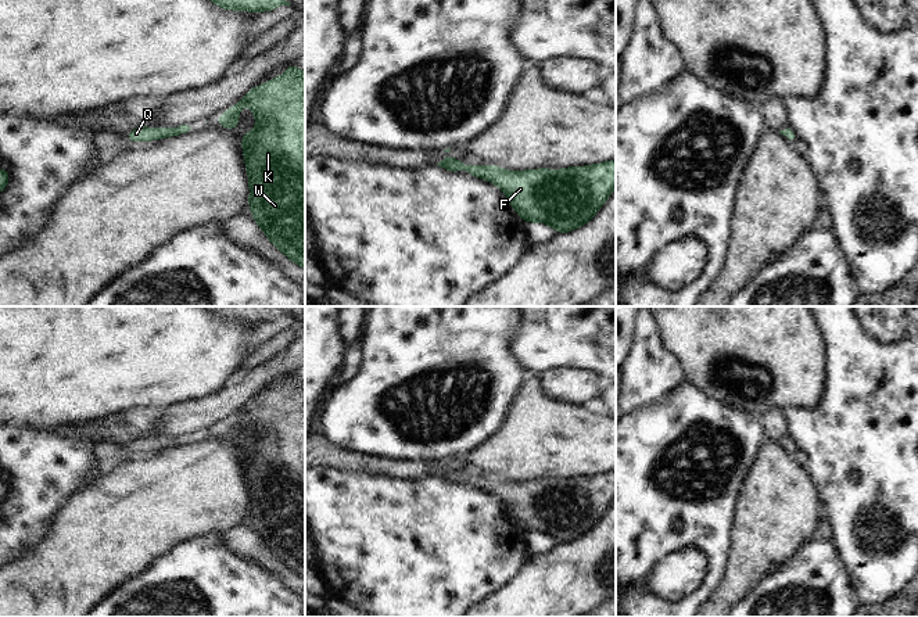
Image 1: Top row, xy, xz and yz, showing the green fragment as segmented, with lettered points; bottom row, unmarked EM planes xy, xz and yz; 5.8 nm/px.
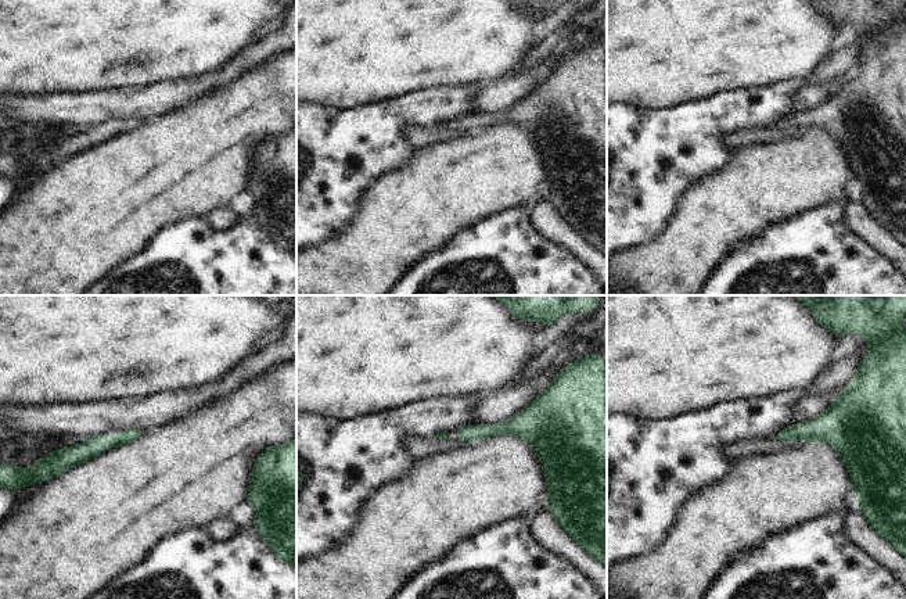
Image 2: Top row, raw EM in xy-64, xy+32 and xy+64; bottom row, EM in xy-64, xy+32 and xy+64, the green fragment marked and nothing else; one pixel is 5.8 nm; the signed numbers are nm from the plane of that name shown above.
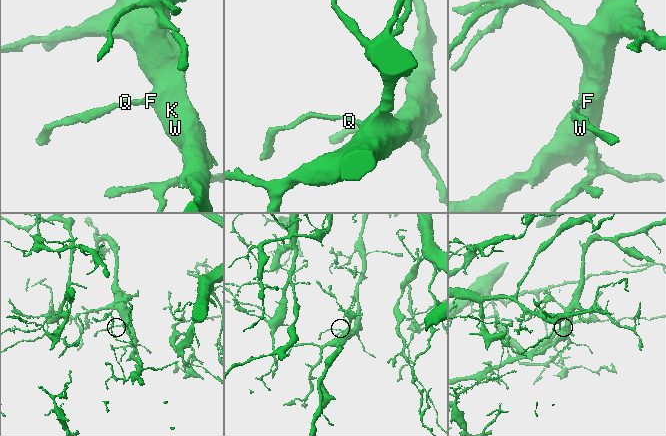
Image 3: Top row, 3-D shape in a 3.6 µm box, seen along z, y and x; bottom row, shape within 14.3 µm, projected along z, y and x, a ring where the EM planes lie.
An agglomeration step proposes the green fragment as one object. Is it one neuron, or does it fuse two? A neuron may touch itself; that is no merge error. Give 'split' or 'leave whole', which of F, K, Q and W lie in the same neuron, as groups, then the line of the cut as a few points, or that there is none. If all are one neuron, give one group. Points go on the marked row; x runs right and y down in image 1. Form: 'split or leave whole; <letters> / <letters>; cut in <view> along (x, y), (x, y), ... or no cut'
leave whole; F K Q W; no cut

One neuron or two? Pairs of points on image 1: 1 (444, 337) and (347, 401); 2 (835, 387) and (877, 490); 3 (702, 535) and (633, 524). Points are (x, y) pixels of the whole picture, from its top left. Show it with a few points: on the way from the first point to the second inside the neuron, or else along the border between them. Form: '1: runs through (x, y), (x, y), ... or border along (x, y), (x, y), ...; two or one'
1: runs through (420, 361), (405, 376), (387, 384), (370, 398); one
2: runs through (860, 412), (864, 416), (864, 459), (867, 465); one
3: runs through (685, 524), (649, 524); one

